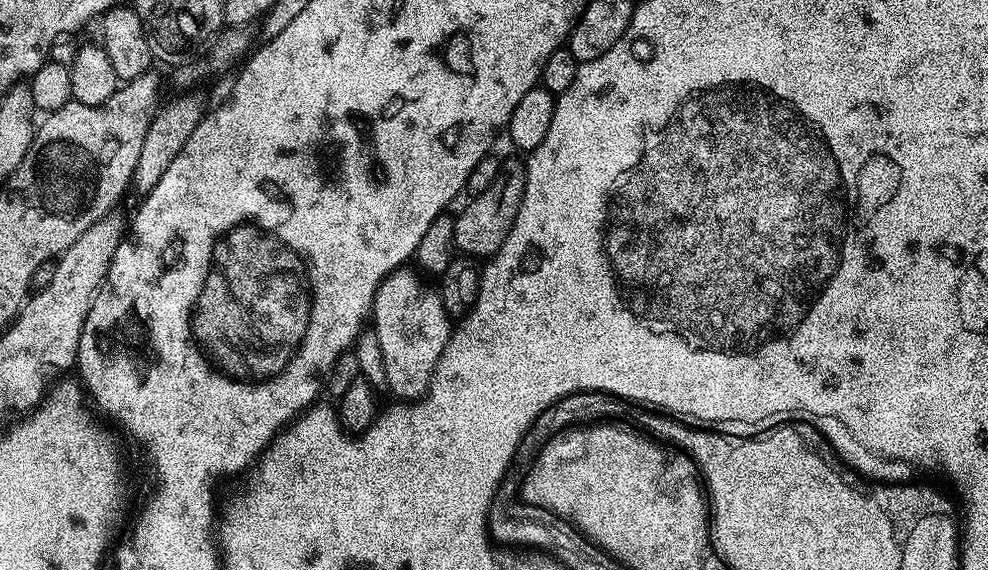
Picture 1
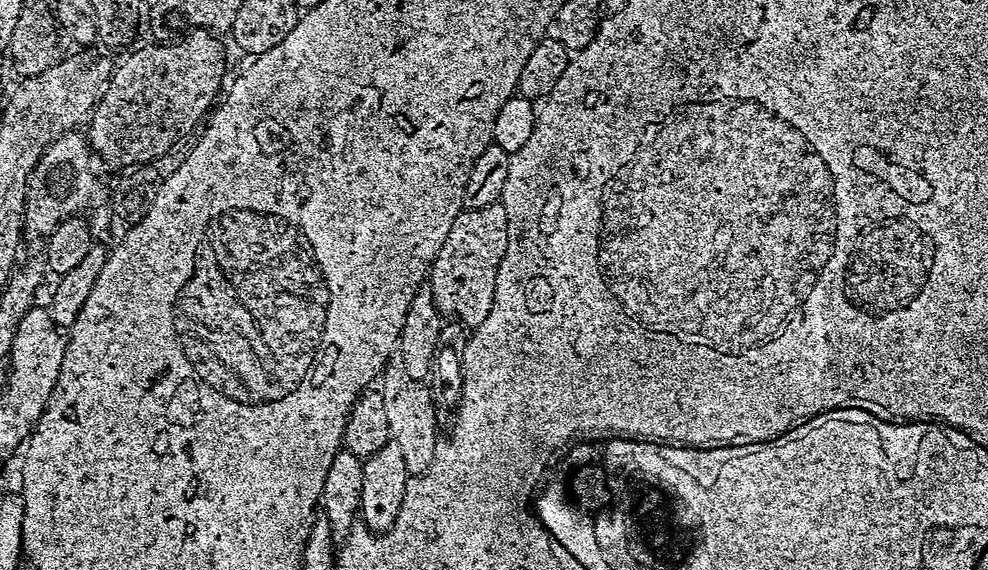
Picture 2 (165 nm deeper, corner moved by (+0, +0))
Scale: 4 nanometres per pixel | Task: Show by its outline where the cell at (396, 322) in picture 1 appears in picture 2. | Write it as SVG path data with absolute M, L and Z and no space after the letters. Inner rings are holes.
M389 366L382 373L382 393L385 398L386 417L389 422L391 440L398 442L402 459L406 462L409 477L423 476L432 471L436 460L438 439L436 440L436 416L438 409L432 400L431 388L423 383L407 378L400 378L396 384L395 367Z

